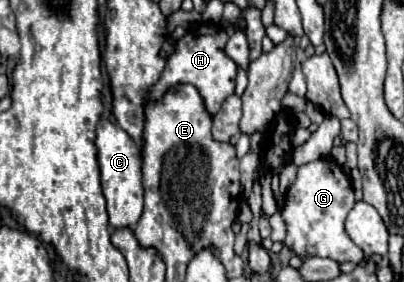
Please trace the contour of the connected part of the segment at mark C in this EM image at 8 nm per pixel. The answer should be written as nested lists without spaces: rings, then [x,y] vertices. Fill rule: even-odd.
[[[101,119],[97,125],[97,163],[103,195],[107,199],[109,223],[117,227],[135,227],[143,213],[143,185],[141,185],[141,149],[139,145],[117,125]]]

